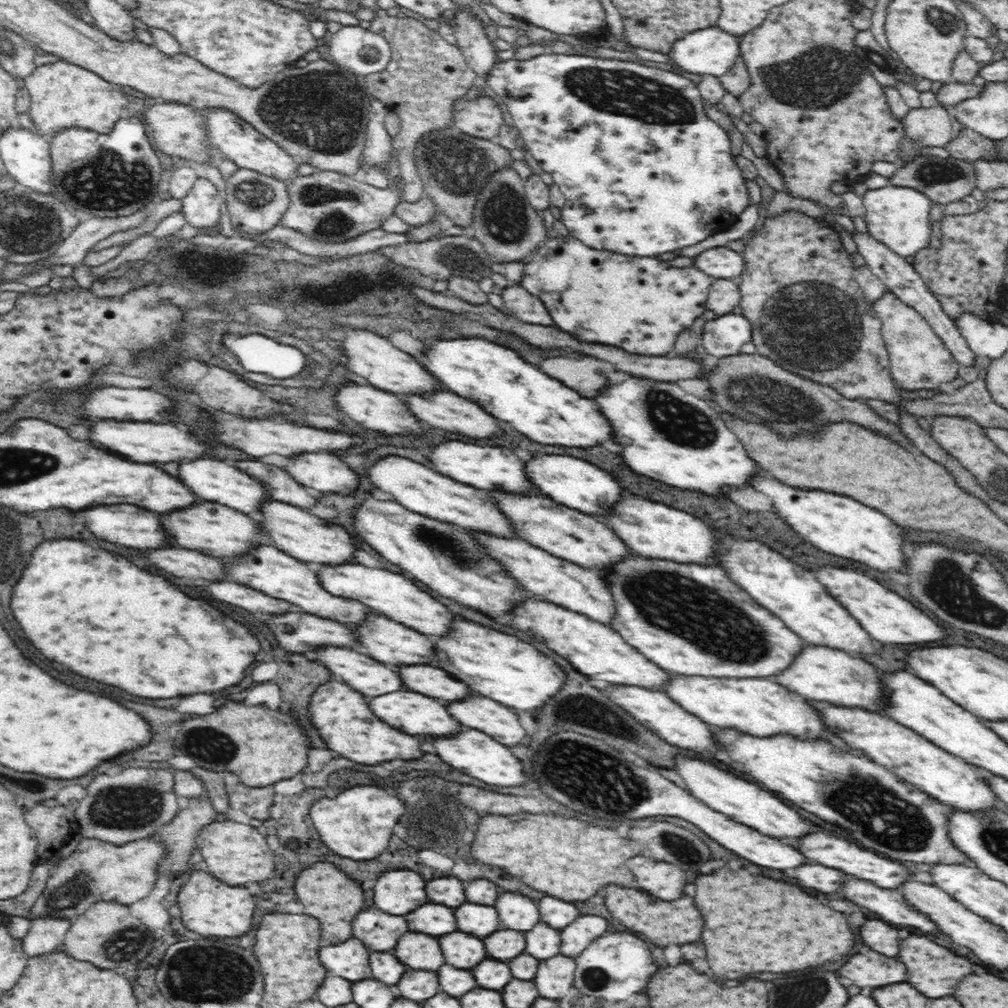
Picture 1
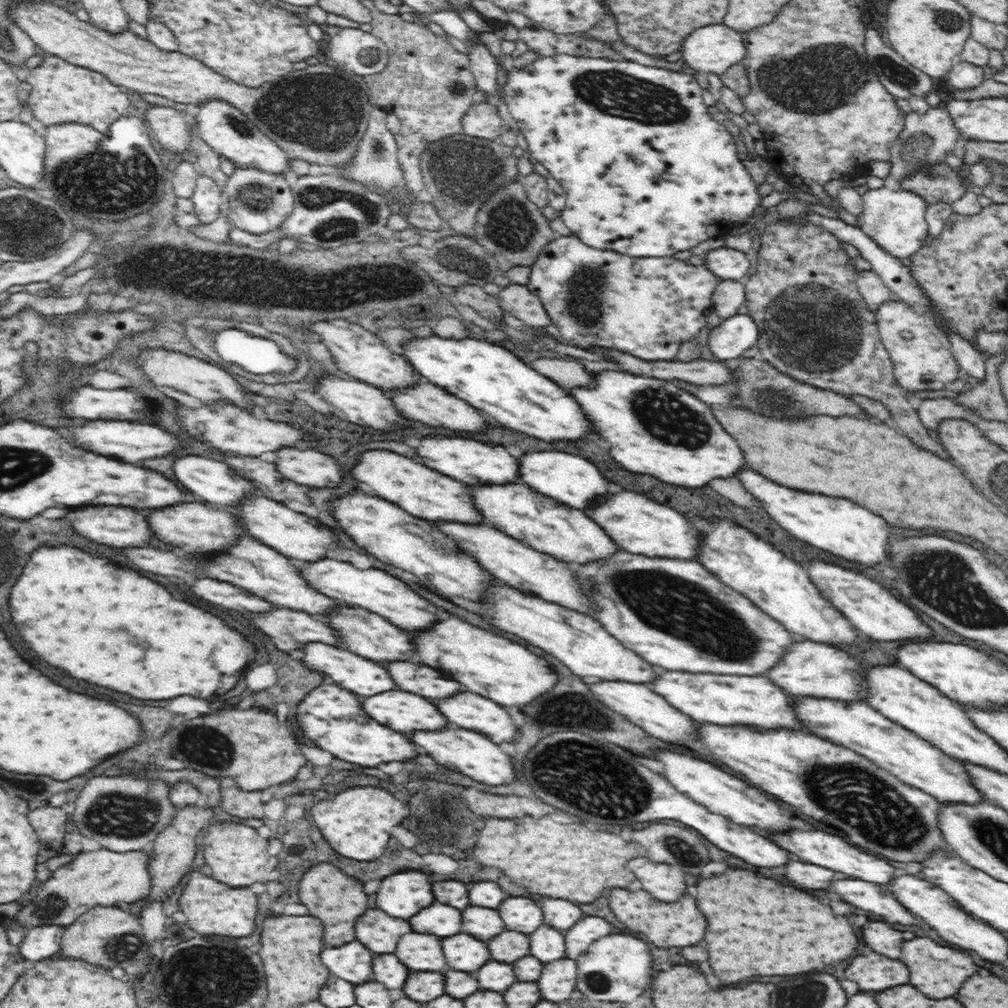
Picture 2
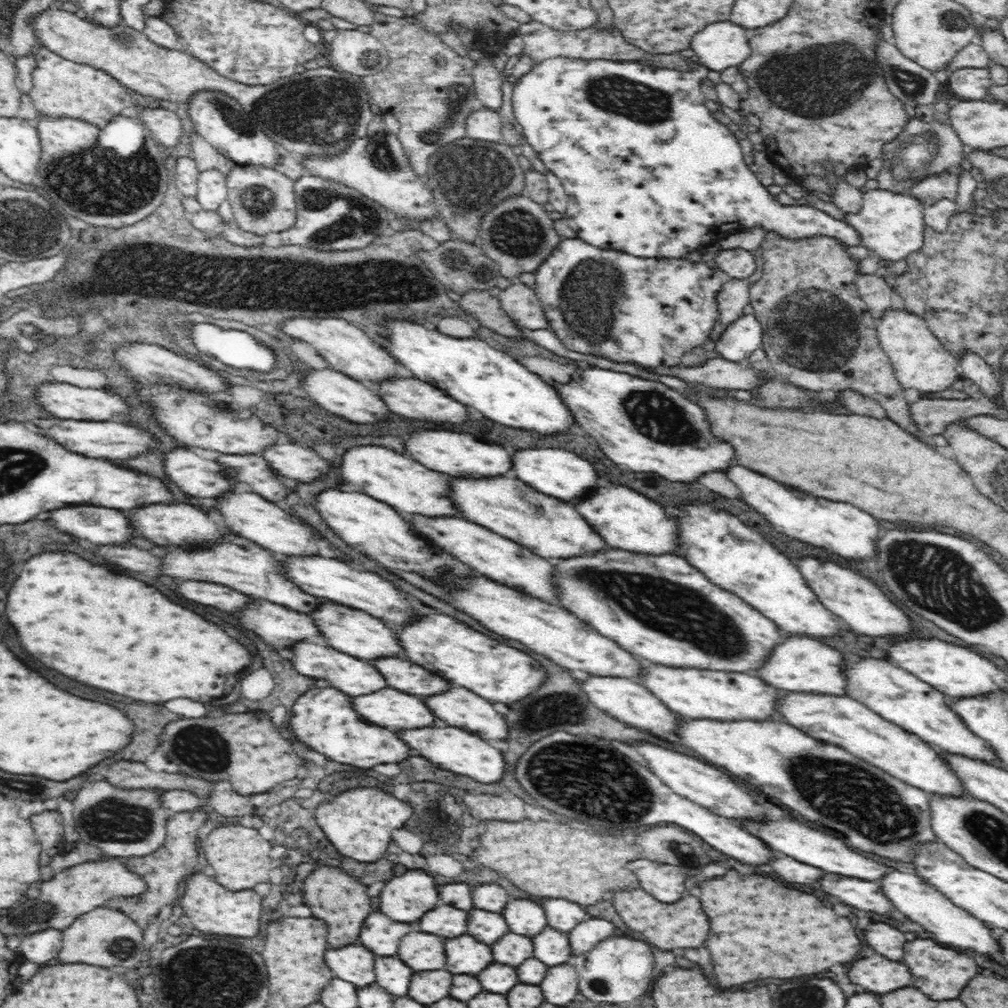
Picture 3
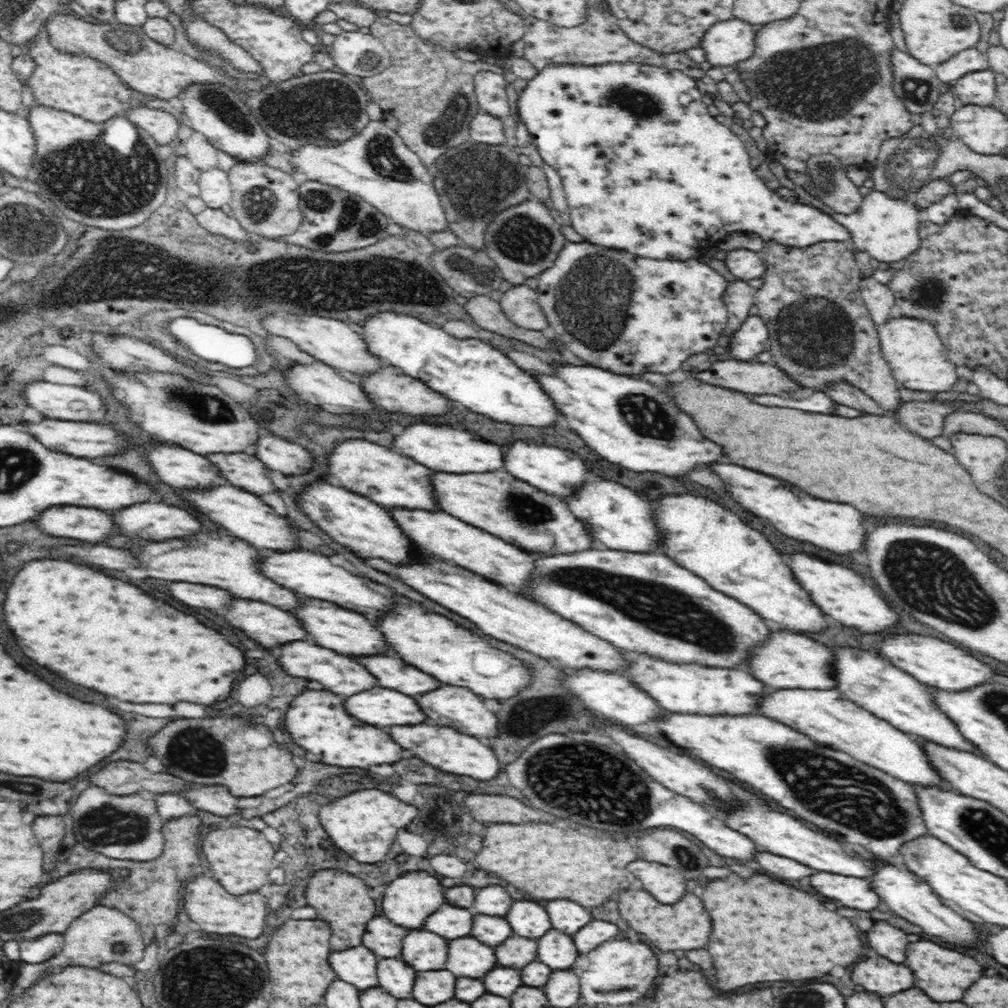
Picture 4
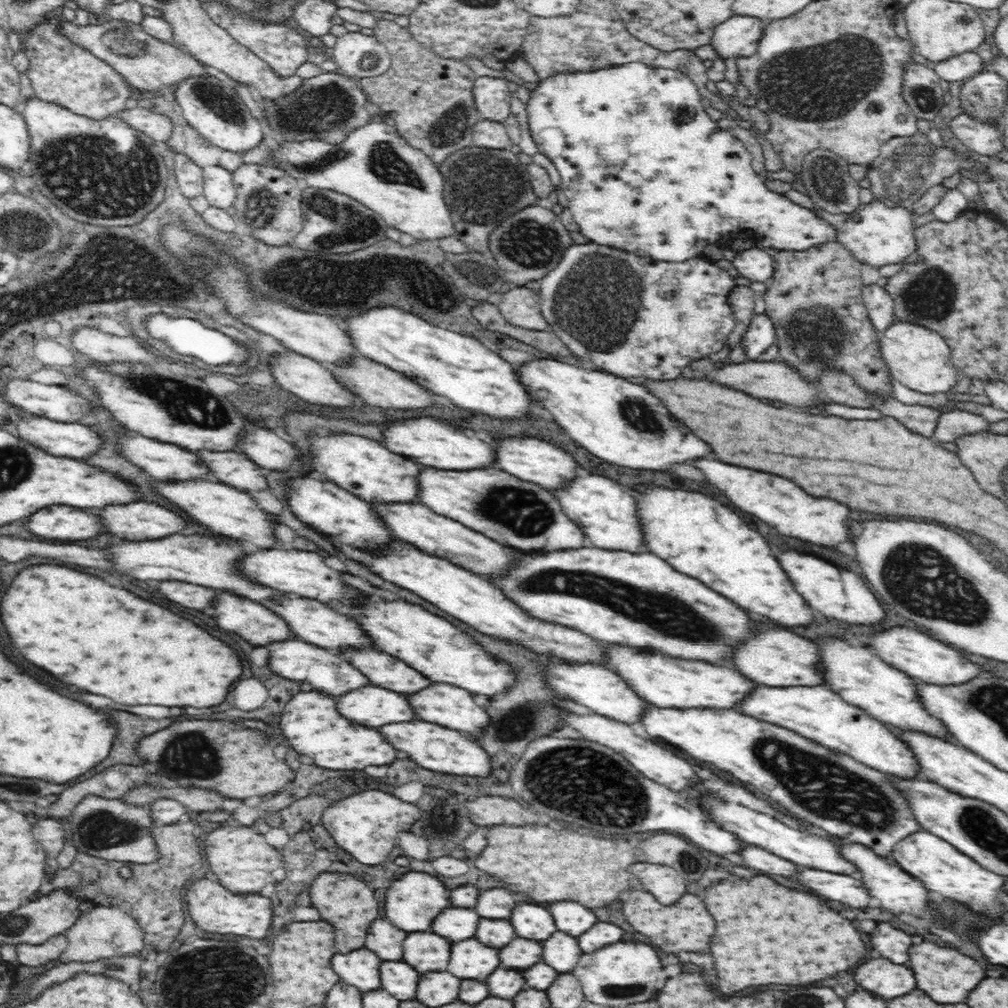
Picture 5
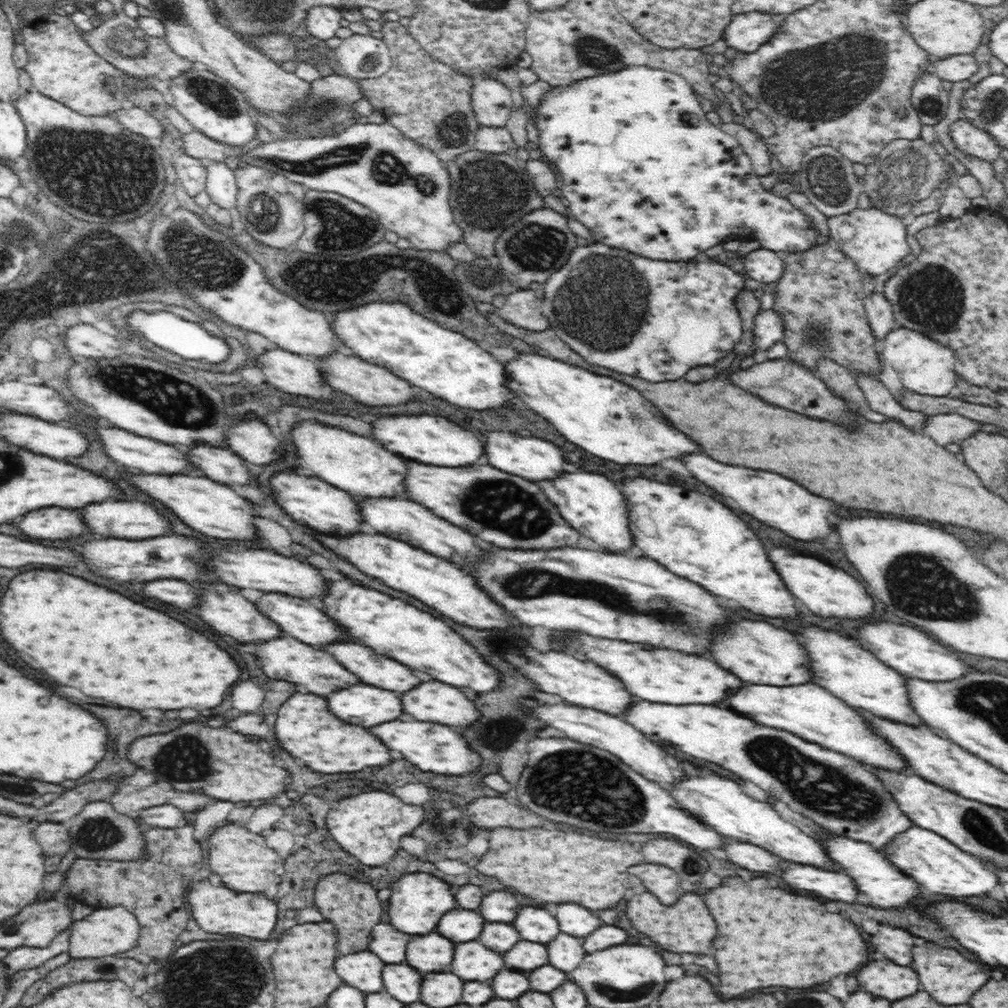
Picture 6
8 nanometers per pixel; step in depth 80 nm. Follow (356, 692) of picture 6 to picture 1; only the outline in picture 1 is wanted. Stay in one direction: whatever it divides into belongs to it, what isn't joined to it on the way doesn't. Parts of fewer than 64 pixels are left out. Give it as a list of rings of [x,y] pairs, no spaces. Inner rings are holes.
[[[406,690],[372,698],[370,708],[380,720],[384,720],[386,724],[390,724],[406,734],[412,734],[412,736],[454,734],[454,730],[460,730],[460,726],[454,726],[454,722],[450,722],[450,714],[446,714],[446,706],[442,706],[442,702],[434,702],[434,698],[426,698],[422,694],[414,694],[414,692],[406,692]]]

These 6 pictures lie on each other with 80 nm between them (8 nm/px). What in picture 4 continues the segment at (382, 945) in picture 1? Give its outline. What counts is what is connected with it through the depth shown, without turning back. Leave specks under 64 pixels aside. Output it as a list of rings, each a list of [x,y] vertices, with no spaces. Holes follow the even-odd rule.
[[[374,918],[370,920],[370,926],[366,928],[364,944],[386,944],[386,946],[366,946],[374,954],[382,958],[396,958],[402,950],[402,938],[406,938],[408,930],[402,930],[402,926],[394,926],[386,918]]]

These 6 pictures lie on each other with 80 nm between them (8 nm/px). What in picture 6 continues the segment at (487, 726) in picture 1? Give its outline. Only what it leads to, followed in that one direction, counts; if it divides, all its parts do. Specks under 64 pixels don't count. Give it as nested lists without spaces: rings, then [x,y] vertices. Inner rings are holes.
[[[422,682],[402,696],[402,706],[416,720],[448,726],[470,726],[480,714],[462,690],[442,682]]]

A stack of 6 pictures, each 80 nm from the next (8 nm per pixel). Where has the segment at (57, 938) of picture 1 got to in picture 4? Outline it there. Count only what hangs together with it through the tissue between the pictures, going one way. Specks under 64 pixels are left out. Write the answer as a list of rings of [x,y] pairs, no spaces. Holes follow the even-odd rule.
[[[46,934],[34,941],[19,943],[20,963],[40,964],[57,956],[63,948],[63,935]]]

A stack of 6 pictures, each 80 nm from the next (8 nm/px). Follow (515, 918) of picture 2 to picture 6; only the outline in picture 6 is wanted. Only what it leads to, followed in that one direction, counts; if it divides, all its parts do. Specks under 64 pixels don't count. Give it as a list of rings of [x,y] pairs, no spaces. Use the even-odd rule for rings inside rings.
[[[524,906],[518,910],[518,918],[512,922],[524,940],[546,944],[560,932],[556,918],[544,908]]]

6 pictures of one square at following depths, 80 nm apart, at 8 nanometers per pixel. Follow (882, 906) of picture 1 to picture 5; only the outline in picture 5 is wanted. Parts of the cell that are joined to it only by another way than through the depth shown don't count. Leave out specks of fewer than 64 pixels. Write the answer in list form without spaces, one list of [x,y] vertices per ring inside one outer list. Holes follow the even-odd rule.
[[[804,870],[798,876],[798,882],[806,888],[812,888],[816,894],[830,900],[838,900],[850,908],[868,908],[866,890],[858,886],[858,880],[846,874],[832,874],[824,870]]]

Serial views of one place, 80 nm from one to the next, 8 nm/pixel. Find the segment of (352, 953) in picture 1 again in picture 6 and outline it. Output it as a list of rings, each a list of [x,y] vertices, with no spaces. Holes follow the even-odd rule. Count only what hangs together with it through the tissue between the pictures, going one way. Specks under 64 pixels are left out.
[[[368,950],[342,956],[342,958],[338,958],[338,962],[334,966],[336,966],[336,972],[342,976],[342,980],[348,986],[365,994],[384,990],[384,982],[382,982],[384,962]]]

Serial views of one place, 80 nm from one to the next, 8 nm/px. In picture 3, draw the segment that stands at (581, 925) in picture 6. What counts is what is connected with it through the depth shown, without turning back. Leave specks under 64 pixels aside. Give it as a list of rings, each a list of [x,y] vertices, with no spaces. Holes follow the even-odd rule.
[[[564,898],[542,900],[540,904],[546,910],[547,925],[563,933],[570,932],[577,924],[589,919],[582,906],[568,902]]]

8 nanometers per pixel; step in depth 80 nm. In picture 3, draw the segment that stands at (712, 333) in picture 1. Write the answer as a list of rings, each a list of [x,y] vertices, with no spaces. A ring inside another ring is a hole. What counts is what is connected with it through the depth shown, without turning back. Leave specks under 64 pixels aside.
[[[745,314],[731,322],[715,340],[715,350],[724,359],[738,362],[764,343],[764,330],[756,315]]]

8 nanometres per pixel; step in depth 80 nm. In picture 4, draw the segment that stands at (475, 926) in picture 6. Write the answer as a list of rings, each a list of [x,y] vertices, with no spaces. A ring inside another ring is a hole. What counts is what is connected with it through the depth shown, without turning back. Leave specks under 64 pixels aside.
[[[440,906],[440,910],[436,910],[436,914],[432,914],[426,920],[426,930],[432,930],[448,940],[454,938],[462,938],[470,934],[470,926],[472,924],[472,914],[466,908],[454,908],[454,906]]]

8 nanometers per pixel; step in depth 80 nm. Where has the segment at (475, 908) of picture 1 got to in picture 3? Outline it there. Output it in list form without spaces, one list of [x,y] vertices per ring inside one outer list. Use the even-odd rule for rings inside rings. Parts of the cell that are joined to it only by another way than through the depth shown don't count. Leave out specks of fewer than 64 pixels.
[[[484,910],[468,912],[468,934],[476,936],[484,944],[494,944],[508,932],[508,926],[500,914],[486,914]]]

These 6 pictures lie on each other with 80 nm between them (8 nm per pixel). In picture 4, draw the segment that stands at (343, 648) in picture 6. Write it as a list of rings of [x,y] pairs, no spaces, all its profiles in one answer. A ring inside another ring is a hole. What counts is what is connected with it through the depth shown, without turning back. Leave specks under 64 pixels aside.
[[[364,656],[360,662],[378,678],[382,688],[392,688],[414,696],[436,690],[440,686],[440,682],[434,682],[434,678],[422,674],[422,670],[406,666],[406,662],[394,656]]]

